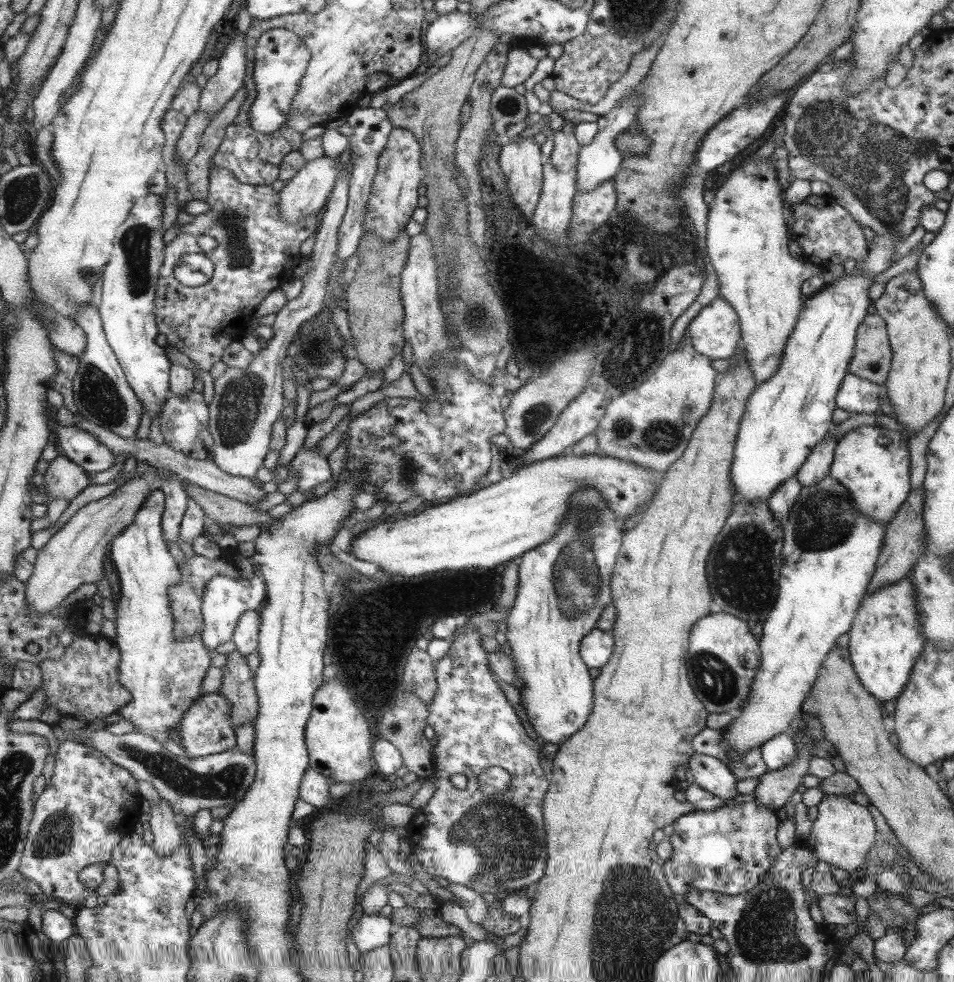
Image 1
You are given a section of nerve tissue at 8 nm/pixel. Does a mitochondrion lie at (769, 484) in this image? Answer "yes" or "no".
no

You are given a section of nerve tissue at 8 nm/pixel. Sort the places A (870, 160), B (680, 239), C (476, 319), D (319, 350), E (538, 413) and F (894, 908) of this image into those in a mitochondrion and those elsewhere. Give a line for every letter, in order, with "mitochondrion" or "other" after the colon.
A: mitochondrion
B: mitochondrion
C: mitochondrion
D: mitochondrion
E: mitochondrion
F: mitochondrion

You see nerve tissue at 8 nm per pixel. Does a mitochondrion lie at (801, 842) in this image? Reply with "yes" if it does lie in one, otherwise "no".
no

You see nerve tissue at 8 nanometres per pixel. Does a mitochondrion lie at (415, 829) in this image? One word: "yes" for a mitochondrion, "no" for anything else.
no

